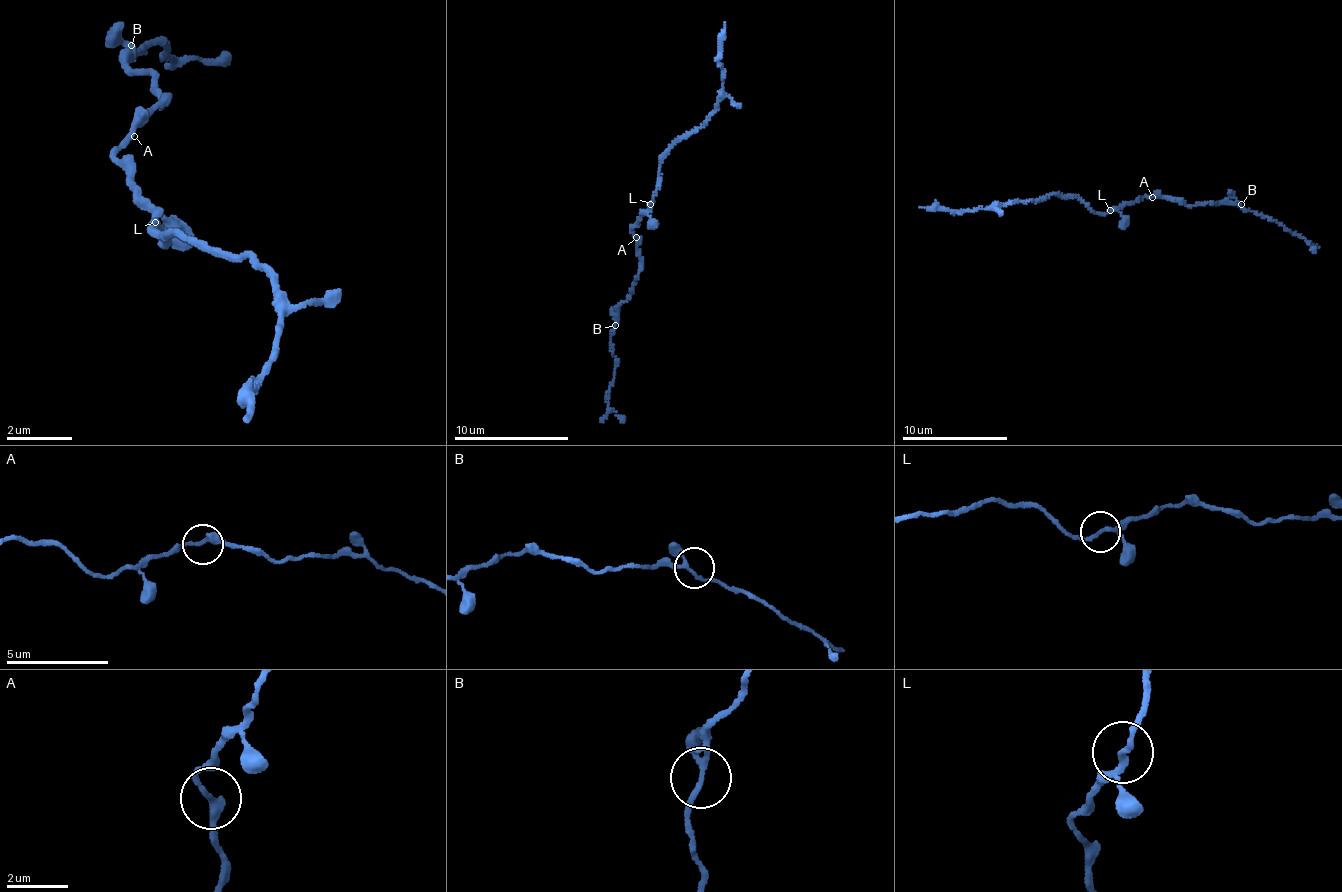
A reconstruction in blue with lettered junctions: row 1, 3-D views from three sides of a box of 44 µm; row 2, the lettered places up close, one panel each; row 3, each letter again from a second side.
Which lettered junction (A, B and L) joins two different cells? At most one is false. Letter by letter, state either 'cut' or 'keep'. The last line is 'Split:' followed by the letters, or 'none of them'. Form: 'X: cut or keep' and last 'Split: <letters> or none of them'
A: keep
B: keep
L: keep
Split: none of them

